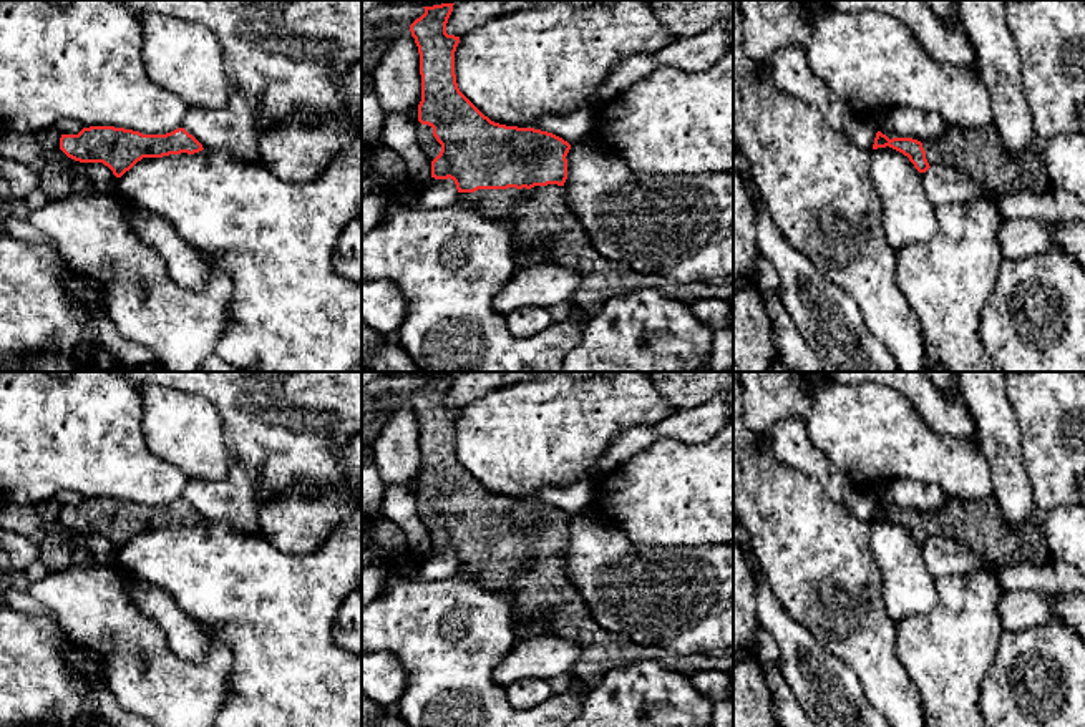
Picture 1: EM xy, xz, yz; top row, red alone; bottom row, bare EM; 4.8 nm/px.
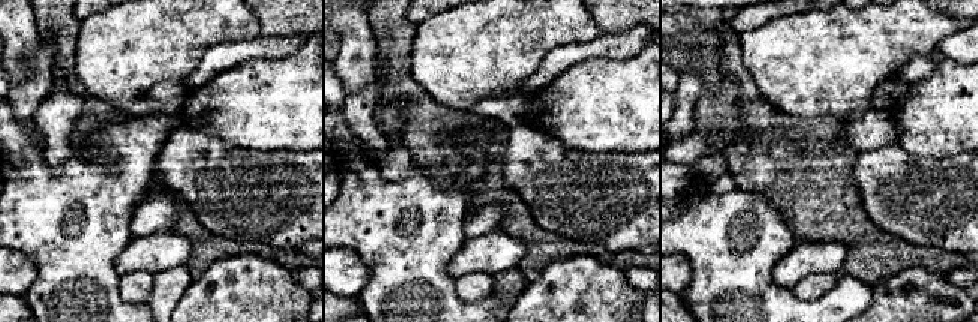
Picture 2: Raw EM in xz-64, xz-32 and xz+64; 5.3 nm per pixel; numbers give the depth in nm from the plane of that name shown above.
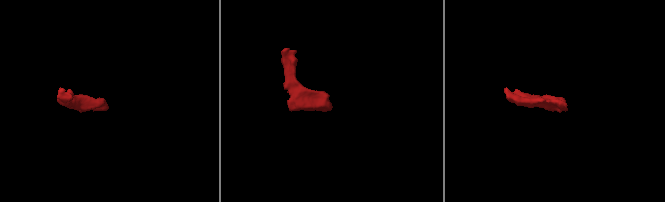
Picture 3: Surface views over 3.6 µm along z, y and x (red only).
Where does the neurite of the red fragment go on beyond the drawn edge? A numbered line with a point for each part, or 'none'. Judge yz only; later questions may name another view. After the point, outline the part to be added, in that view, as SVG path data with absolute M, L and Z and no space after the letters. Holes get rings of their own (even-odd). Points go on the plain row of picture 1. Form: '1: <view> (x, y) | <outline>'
1: yz (979, 525) | M947 498L936 511L922 513L931 539L949 538L972 554L1000 568L1027 563L1045 568L1053 563L1040 516L1014 528L995 498Z

